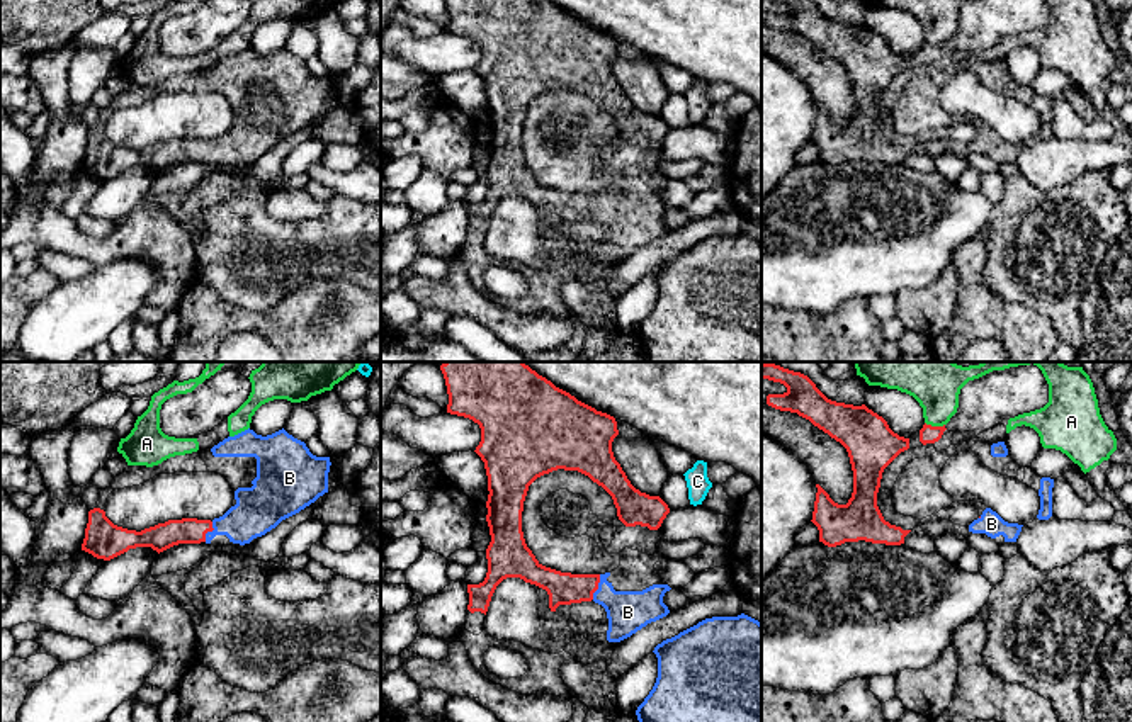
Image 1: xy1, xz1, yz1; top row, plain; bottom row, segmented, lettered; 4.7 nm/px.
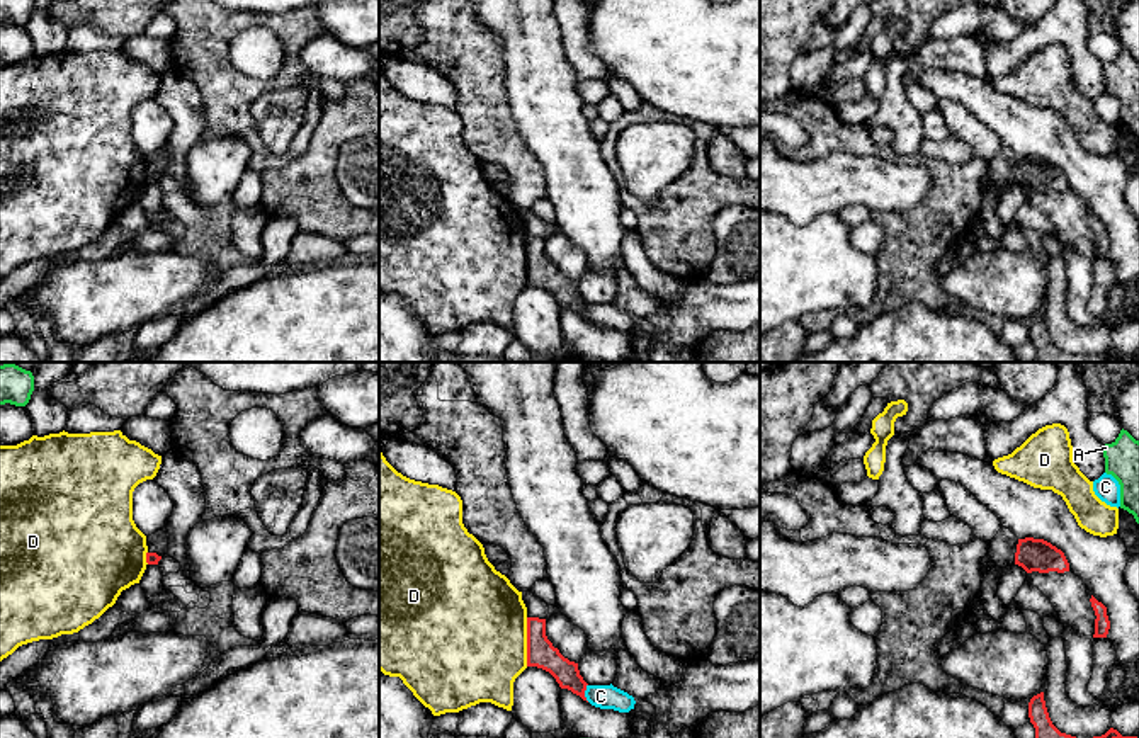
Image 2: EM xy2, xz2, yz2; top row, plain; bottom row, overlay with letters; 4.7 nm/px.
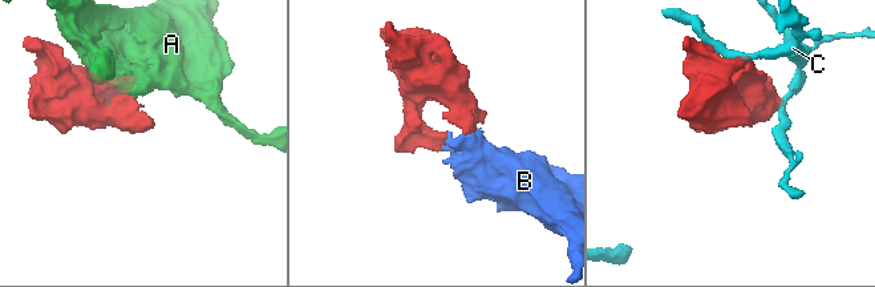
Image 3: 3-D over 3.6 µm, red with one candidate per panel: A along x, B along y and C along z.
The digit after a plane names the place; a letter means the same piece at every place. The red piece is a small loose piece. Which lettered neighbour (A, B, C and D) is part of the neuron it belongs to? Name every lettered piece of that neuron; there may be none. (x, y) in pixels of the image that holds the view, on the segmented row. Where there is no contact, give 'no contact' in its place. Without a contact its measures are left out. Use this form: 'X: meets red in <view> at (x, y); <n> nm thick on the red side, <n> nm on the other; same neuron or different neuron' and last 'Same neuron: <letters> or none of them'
A: meets red in yz1 at (935, 427); 90 nm thick on the red side, 260 nm on the other; different neuron
B: meets red in xz1 at (597, 586); 160 nm thick on the red side, 200 nm on the other; same neuron
C: meets red in xz2 at (583, 692); 120 nm thick on the red side, 110 nm on the other; different neuron
D: meets red in xz2 at (527, 641); 140 nm thick on the red side, 500 nm on the other; different neuron
Same neuron: B

